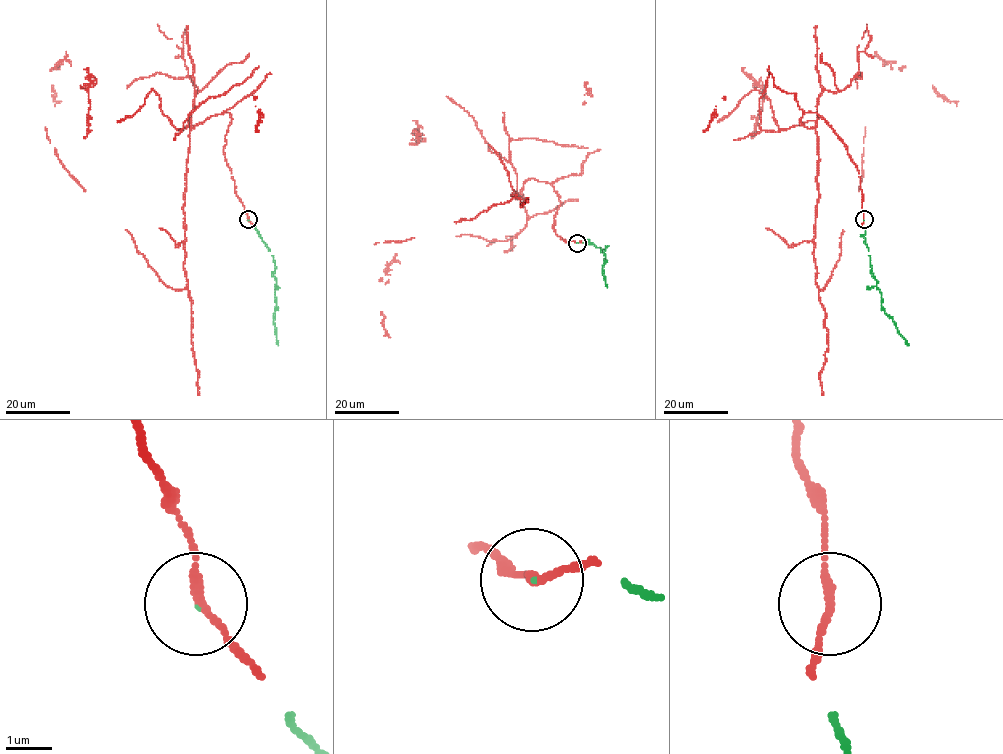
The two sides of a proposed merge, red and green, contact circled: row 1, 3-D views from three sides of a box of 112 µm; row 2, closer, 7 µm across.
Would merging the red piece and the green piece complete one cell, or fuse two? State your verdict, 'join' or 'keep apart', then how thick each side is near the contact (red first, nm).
join; calibres 160 and 40 nm

